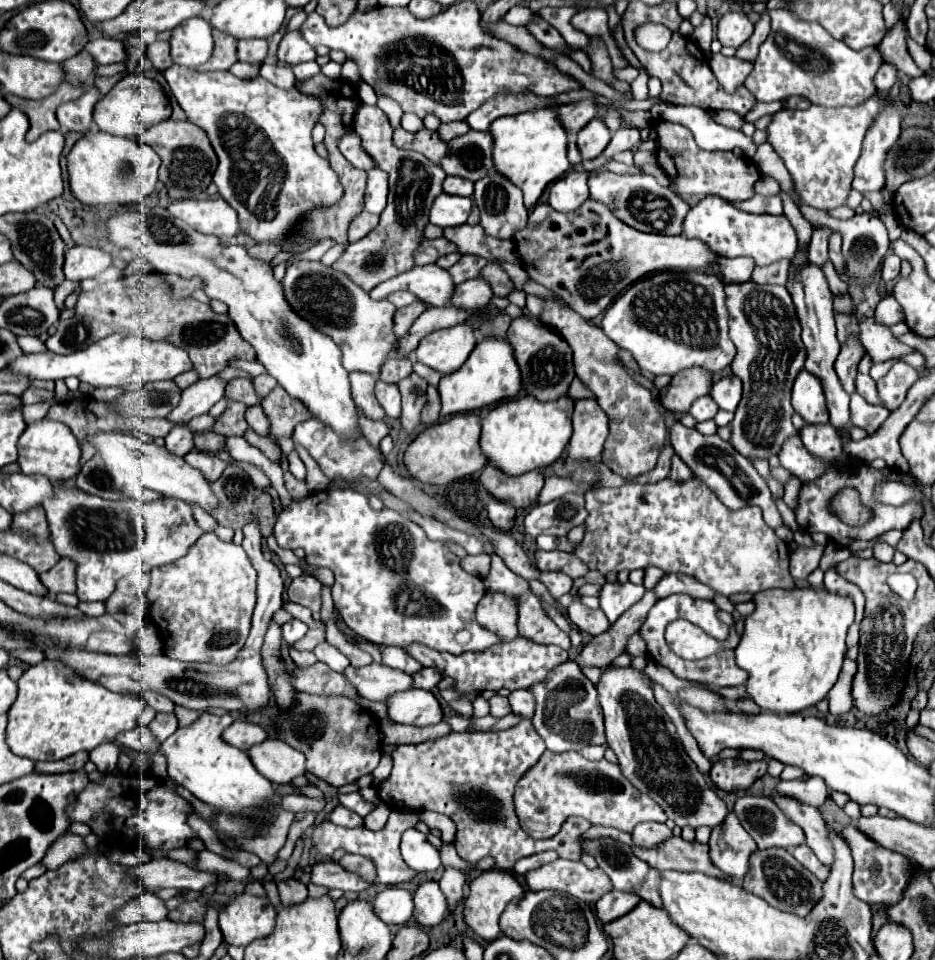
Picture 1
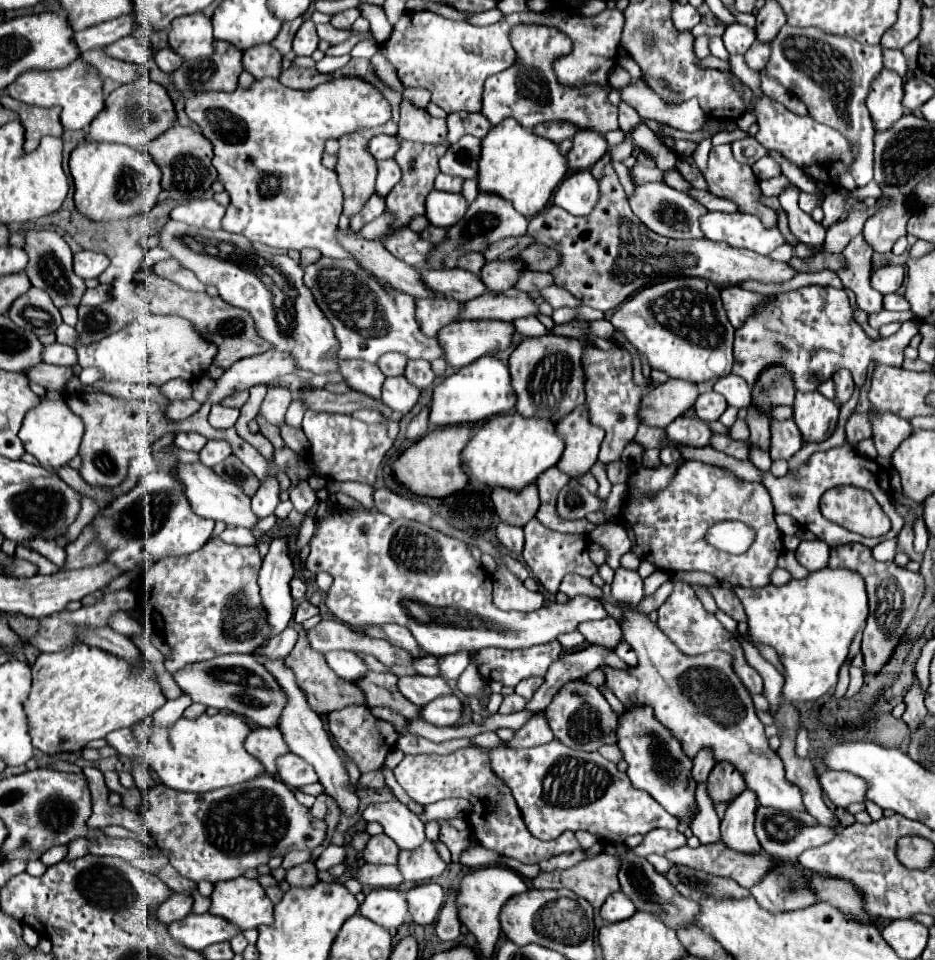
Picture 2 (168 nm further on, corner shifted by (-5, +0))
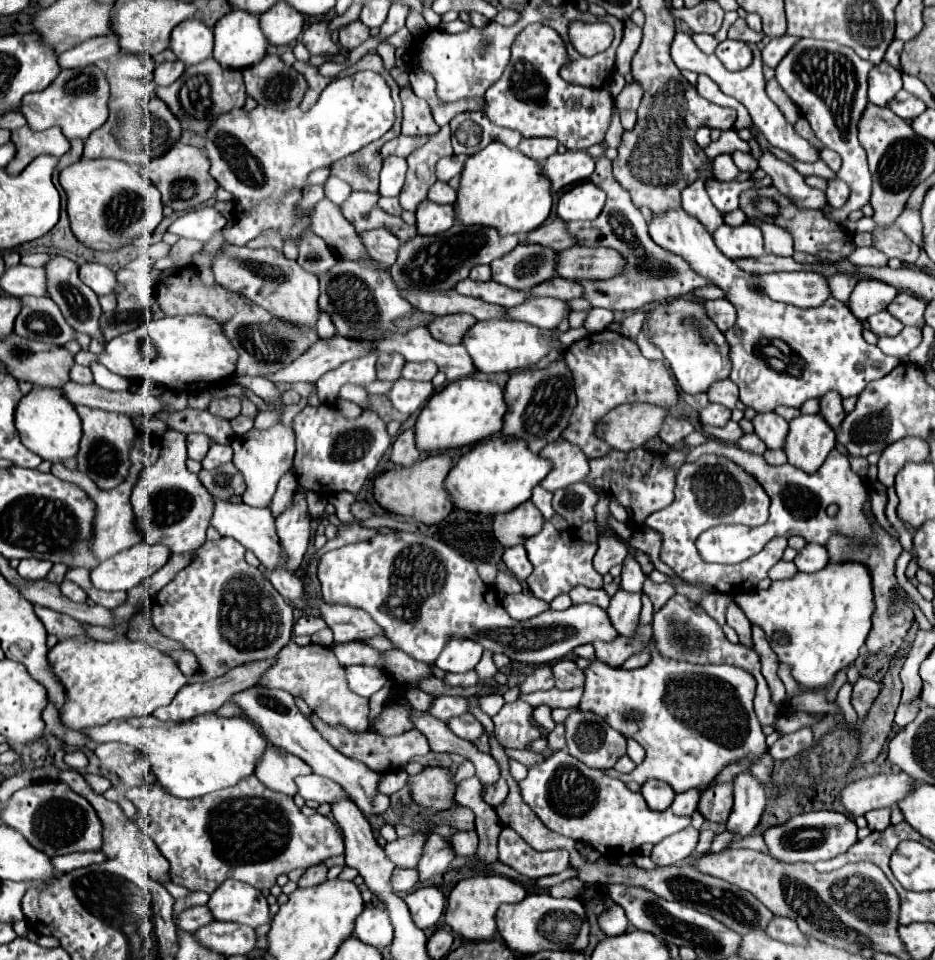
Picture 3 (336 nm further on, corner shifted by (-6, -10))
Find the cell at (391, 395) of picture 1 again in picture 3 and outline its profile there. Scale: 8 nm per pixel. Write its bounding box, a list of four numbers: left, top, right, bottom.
[388,378,434,414]

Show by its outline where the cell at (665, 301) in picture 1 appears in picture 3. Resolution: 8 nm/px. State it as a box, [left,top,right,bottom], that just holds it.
[644,298,730,394]

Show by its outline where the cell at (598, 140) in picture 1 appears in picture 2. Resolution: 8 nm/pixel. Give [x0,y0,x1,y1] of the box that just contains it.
[567,130,607,170]

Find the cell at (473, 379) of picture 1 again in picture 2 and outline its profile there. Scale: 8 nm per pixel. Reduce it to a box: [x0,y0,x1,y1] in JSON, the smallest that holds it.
[429,356,517,426]

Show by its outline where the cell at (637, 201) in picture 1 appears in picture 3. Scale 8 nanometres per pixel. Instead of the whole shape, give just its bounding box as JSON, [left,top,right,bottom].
[648,208,900,412]

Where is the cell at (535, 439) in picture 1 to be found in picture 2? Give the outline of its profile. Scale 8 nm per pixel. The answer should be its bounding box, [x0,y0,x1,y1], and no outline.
[461,412,565,490]

